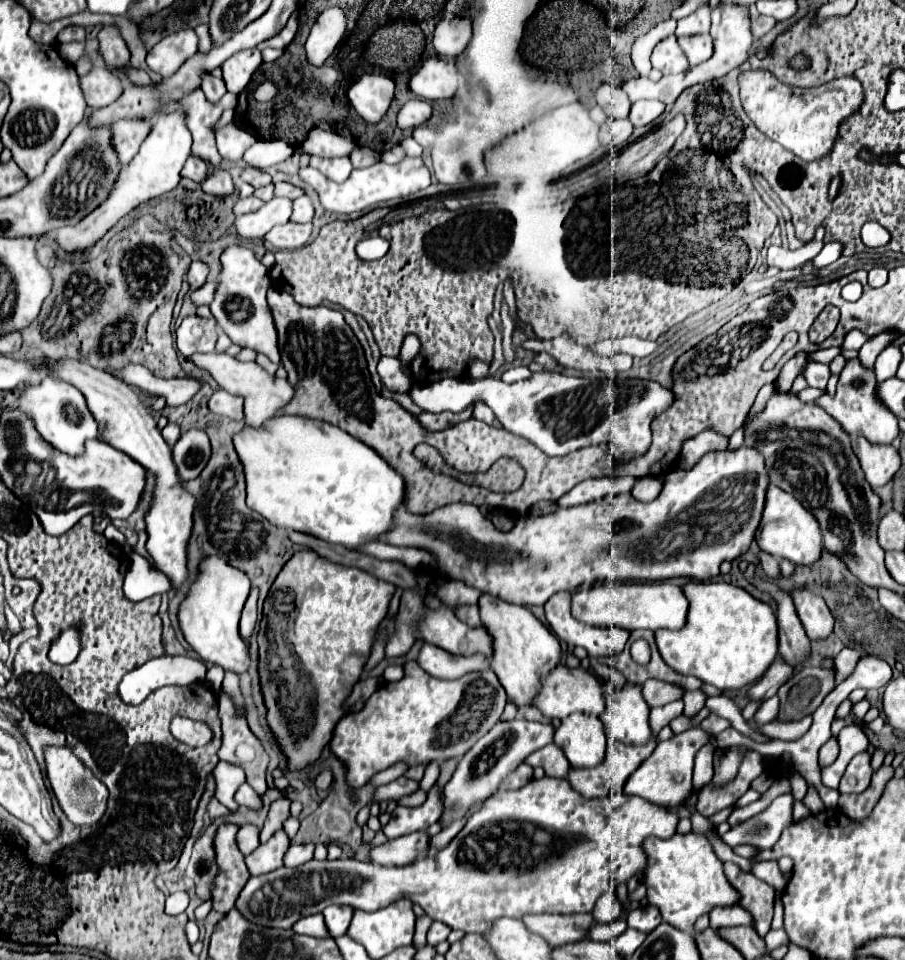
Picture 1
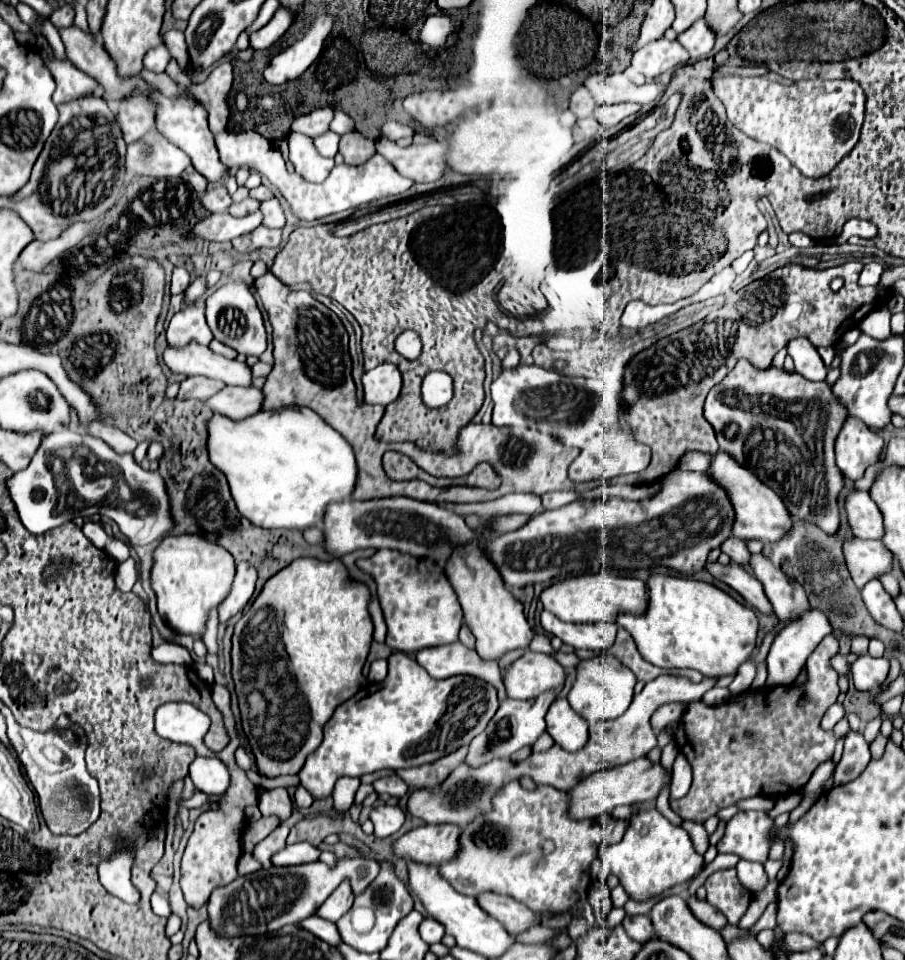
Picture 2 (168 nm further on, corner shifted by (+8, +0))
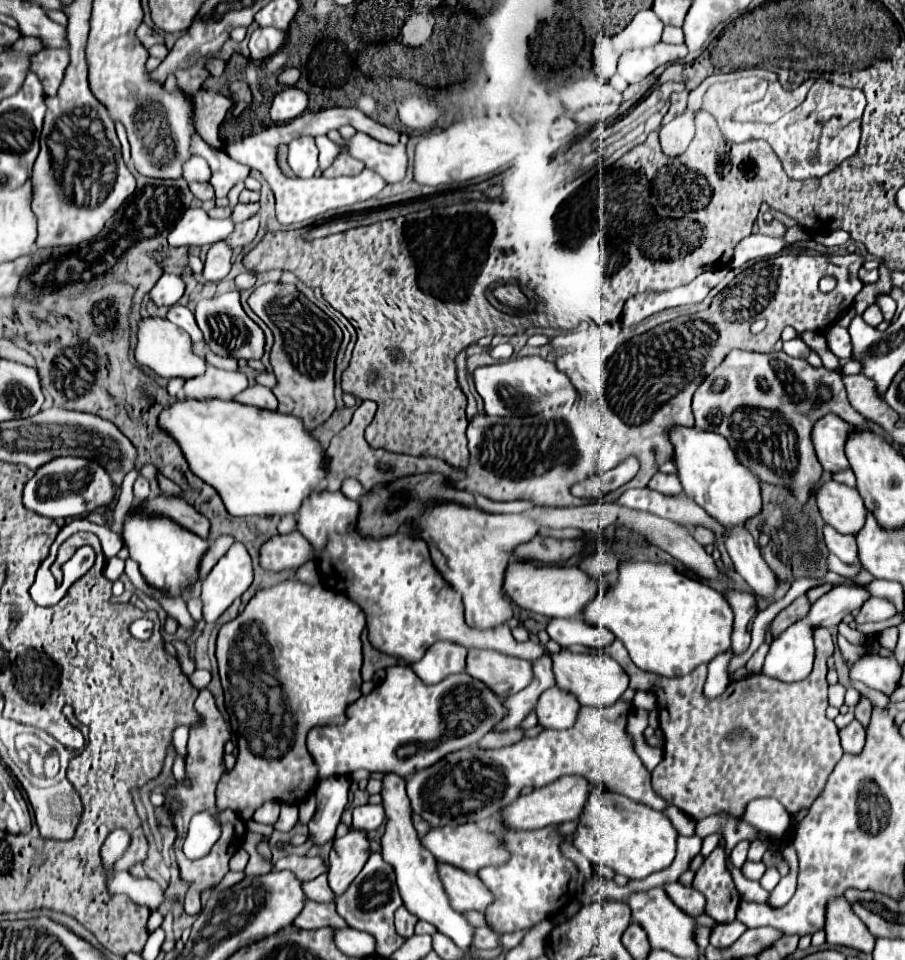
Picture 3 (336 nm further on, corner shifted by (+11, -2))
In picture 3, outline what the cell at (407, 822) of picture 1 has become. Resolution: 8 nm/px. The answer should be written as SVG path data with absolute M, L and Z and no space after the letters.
M366 804L366 806L358 806L354 808L352 814L352 828L354 830L376 830L380 824L384 822L384 808Z

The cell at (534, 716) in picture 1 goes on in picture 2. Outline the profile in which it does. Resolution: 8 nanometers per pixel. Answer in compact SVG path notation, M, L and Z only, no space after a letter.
M461 642L435 646L435 648L423 648L417 652L417 662L427 670L431 678L449 678L457 674L469 674L495 686L500 701L507 698L501 674L499 674L499 666L495 662L485 664L475 650L469 650Z

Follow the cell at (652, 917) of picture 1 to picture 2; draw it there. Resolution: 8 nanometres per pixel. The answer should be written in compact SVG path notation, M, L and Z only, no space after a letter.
M639 914L639 916L625 916L623 918L623 924L625 932L637 940L639 944L645 944L645 940L651 938L651 932L653 932L653 924L651 924L651 918L649 914Z

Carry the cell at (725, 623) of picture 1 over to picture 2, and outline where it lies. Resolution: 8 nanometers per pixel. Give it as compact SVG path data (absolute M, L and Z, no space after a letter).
M653 574L647 580L647 588L649 588L651 608L643 616L625 614L617 618L619 626L623 626L633 634L635 644L647 662L659 668L693 668L707 678L723 678L723 676L737 674L739 666L747 662L753 650L757 648L757 632L759 632L757 614L751 608L733 600L727 592L719 590L717 586L699 580L689 580L689 578Z

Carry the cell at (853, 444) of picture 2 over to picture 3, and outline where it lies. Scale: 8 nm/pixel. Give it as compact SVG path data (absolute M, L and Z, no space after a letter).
M834 414L822 416L812 426L810 438L814 442L814 452L826 472L834 474L844 468L850 468L844 454L844 442L846 442L848 430L852 430L852 424L844 422Z

